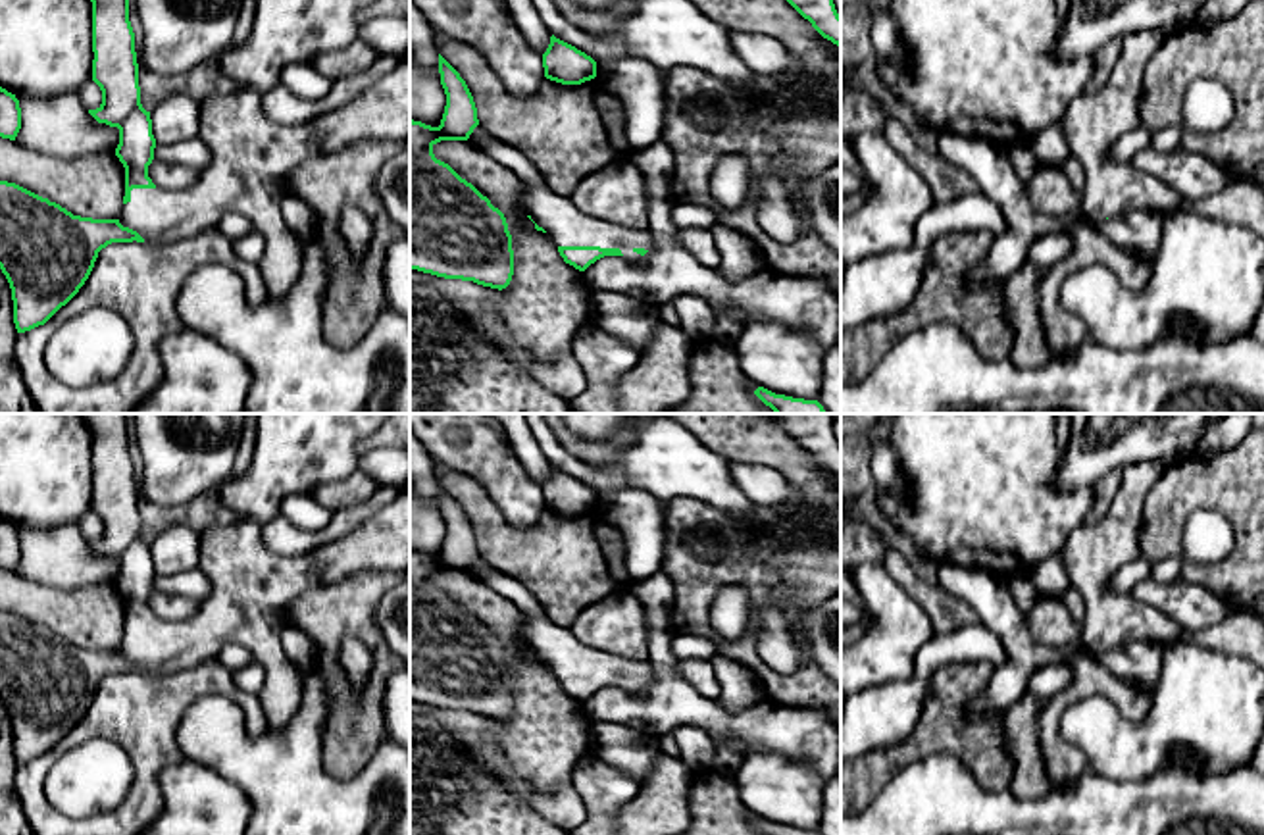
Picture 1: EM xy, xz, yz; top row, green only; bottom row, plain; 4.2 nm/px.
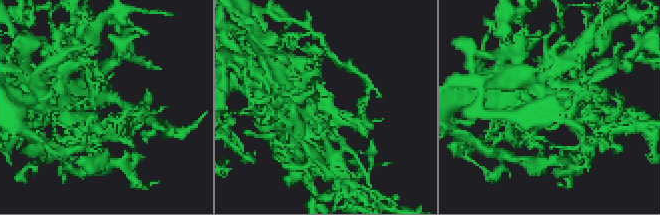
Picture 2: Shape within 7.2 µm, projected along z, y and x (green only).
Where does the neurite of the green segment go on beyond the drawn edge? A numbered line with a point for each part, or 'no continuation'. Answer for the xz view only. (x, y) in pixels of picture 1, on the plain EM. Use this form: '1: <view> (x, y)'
1: xz (564, 655)

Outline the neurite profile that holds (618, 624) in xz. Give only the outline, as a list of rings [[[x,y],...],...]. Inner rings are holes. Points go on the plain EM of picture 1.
[[[619,589],[589,606],[571,621],[569,631],[589,648],[629,660],[648,658],[646,610],[631,591]]]

